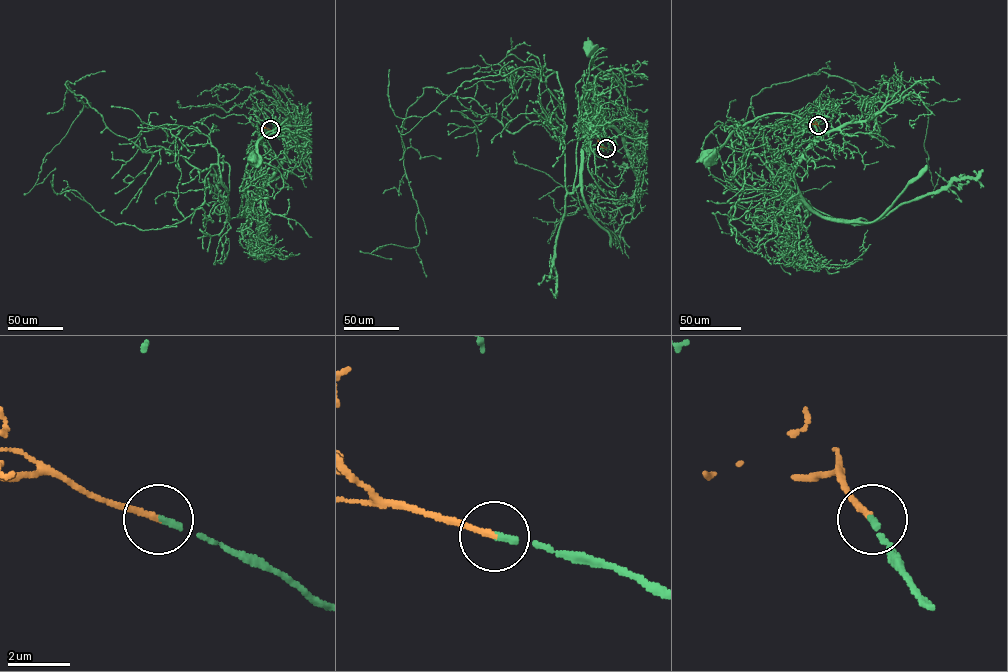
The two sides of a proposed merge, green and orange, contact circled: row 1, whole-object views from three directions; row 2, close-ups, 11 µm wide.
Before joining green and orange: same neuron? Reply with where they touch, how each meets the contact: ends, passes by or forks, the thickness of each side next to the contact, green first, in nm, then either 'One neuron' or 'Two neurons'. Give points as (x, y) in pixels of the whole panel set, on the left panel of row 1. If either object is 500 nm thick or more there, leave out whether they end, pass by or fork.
Place: (270, 129). At the ring green ends. At the ring orange ends. Thickness 200 nm (green) against 200 nm. One neuron

